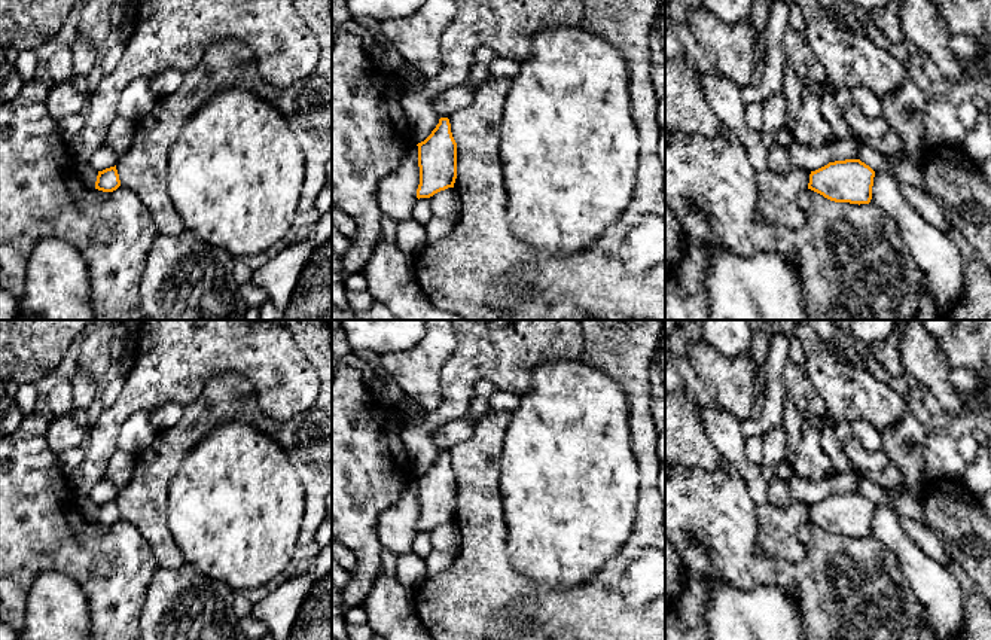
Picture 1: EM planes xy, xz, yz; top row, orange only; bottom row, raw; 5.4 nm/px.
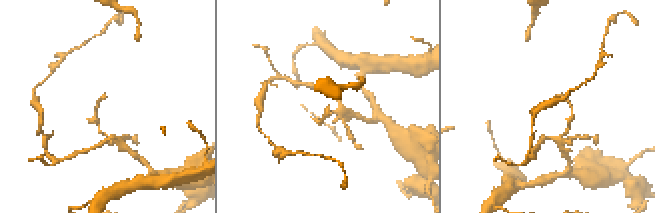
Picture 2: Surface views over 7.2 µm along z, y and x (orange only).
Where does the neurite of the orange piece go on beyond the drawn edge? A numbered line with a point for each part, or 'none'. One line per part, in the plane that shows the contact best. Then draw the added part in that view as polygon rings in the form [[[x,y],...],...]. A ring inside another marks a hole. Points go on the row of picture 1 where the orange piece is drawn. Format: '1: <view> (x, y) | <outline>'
none

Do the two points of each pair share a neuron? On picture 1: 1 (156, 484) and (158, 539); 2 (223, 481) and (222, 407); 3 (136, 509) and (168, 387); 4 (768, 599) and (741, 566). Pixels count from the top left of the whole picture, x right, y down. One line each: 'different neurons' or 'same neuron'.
1: same neuron
2: different neurons
3: different neurons
4: different neurons

